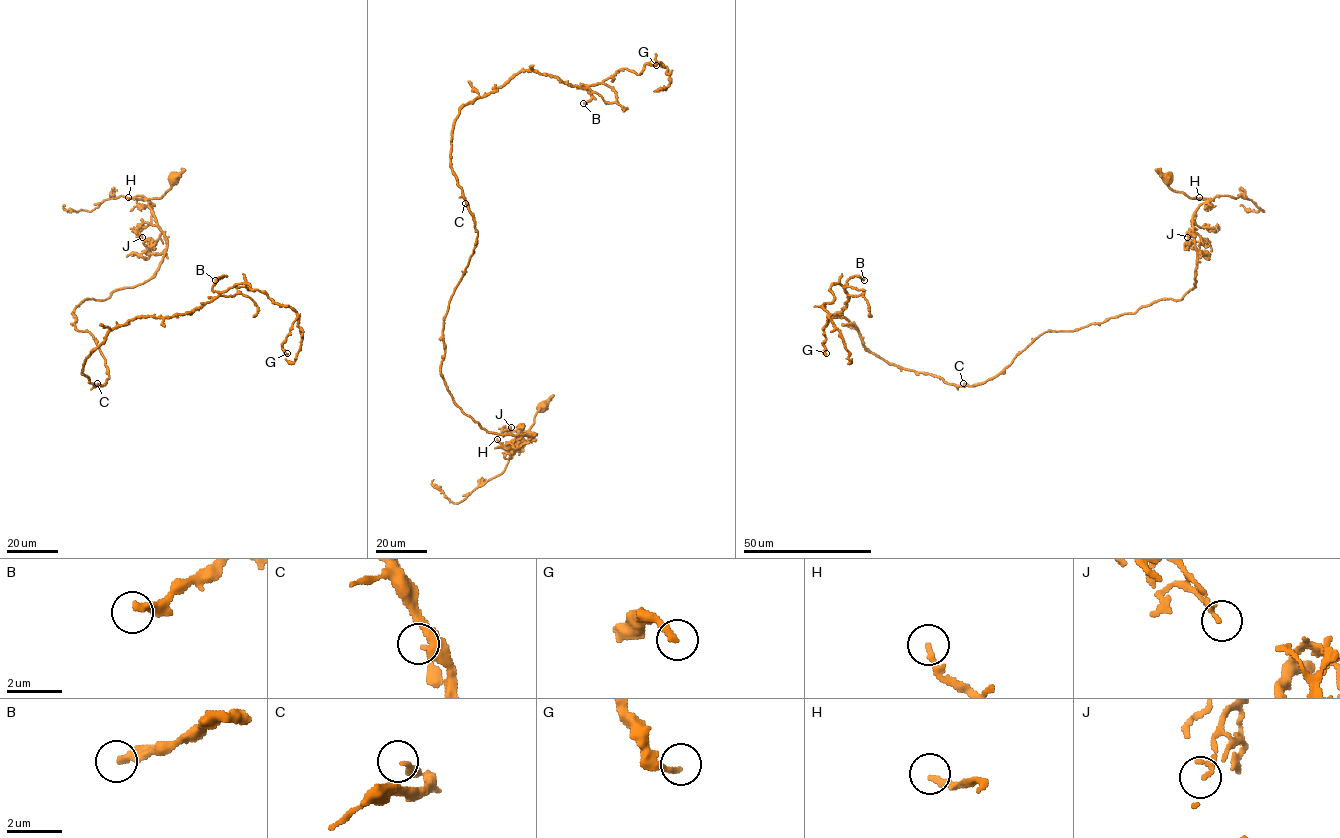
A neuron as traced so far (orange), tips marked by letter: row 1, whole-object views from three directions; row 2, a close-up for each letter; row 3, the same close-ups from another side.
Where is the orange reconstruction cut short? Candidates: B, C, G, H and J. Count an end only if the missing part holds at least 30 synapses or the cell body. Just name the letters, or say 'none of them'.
none of them

